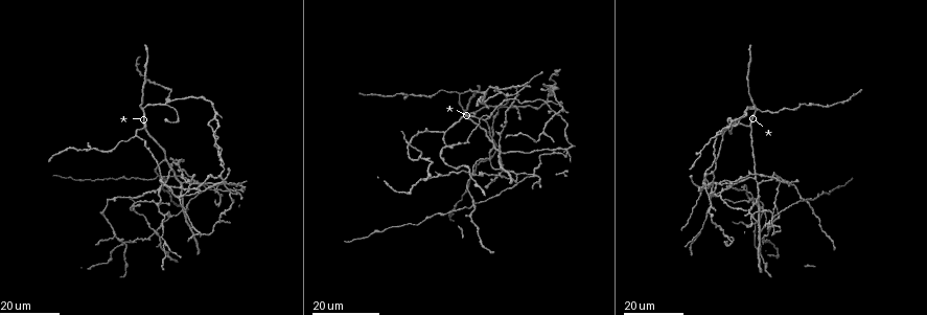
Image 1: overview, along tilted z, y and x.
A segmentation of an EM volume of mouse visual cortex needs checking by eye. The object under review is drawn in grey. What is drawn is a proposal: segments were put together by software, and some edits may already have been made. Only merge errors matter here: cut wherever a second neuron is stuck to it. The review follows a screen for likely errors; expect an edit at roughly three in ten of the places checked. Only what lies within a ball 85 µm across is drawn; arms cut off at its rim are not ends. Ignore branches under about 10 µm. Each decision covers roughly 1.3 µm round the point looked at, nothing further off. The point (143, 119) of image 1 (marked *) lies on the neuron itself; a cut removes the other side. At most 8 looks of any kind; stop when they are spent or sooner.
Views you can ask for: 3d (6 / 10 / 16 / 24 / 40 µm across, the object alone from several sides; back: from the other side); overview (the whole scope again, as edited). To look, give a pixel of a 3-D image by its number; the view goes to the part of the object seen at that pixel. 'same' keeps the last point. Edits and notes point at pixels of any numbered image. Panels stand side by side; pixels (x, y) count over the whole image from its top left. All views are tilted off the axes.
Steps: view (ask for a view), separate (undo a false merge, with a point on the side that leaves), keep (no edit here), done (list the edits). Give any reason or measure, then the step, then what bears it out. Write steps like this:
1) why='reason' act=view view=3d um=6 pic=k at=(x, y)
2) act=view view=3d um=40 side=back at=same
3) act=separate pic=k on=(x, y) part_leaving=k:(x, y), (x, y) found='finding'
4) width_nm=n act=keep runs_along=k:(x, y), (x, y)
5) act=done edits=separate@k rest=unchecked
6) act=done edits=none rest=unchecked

why='three-way junction' act=view view=3d um=24 pic=1 at=(144, 110)

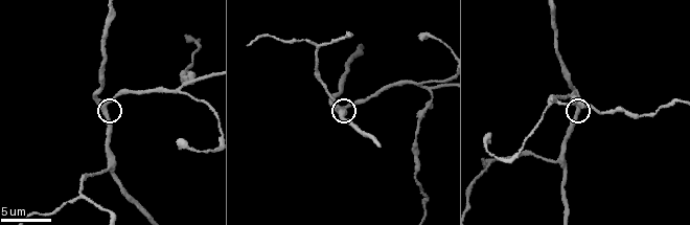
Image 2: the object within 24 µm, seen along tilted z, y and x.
why='zoom in' act=view view=3d um=6 pic=2 at=(104, 102)

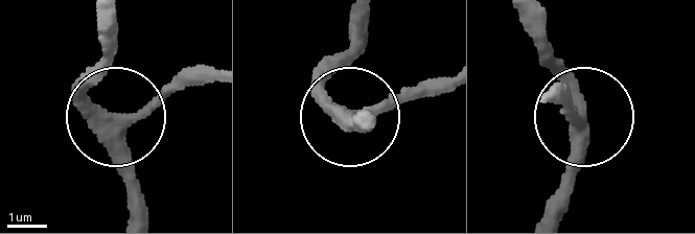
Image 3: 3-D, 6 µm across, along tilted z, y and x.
width_nm=340 act=keep found='all the same neuron'

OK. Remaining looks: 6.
why='three arms meet' act=view view=3d um=24 pic=1 at=(743, 190)

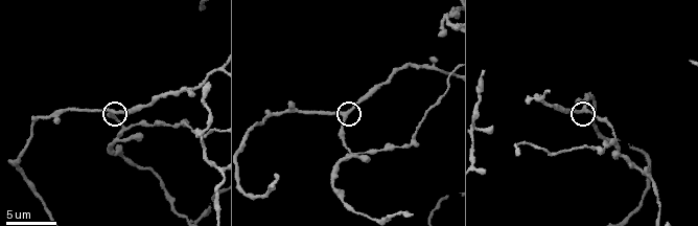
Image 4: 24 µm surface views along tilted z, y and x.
why='closer look' act=view view=3d um=10 pic=4 at=(108, 111)

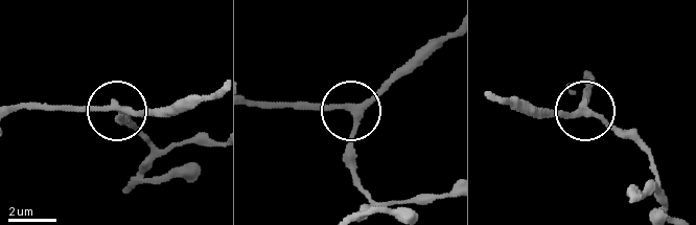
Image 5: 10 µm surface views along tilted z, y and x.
why='closer look' act=view view=3d um=6 pic=5 at=(587, 113)

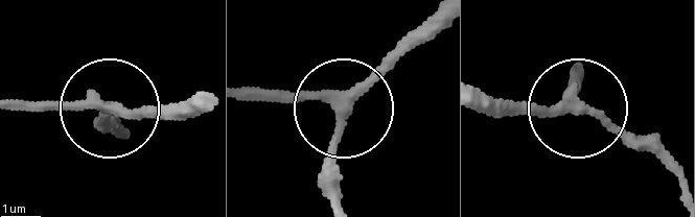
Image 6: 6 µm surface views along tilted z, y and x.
side_arm_um=49 act=keep runs_along=6:(482, 93), (569, 109), (581, 71) found='all the same neuron'

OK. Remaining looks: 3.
why='three arms meet' act=view view=3d um=10 pic=4 at=(127, 127)

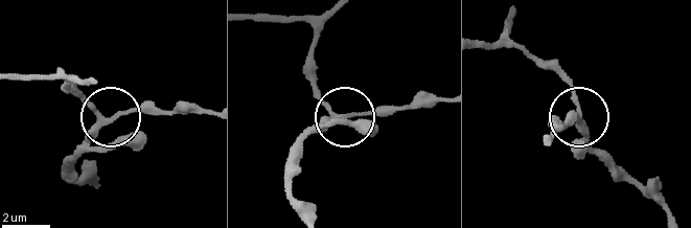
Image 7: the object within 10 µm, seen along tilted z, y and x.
arms=3 act=keep found='one neuron here'

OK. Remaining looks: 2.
why='two arms in line, one across' act=view view=3d um=16 pic=1 at=(196, 189)

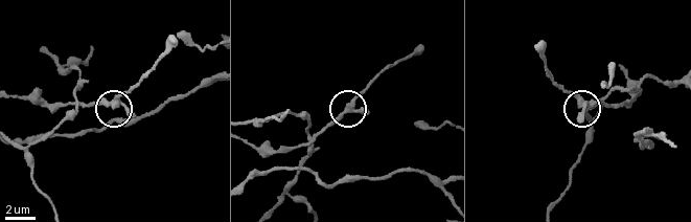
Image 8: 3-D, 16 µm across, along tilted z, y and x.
act=view view=3d um=10 pic=8 at=(117, 103)

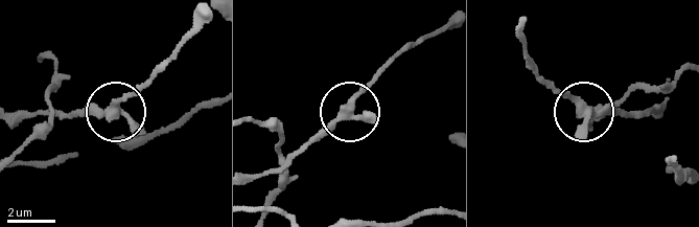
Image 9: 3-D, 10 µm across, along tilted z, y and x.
arms=3 act=keep runs_along=9:(253, 177), (283, 168), (345, 117), (382, 63) found='all the same neuron'

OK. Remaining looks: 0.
act=done edits=none rest=unchecked

